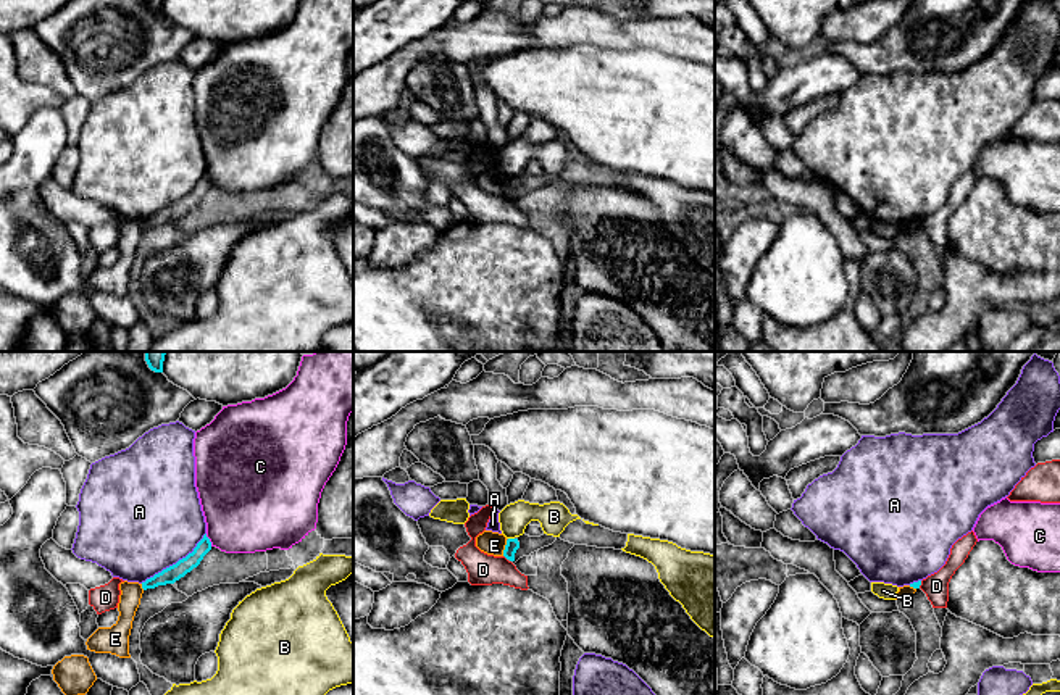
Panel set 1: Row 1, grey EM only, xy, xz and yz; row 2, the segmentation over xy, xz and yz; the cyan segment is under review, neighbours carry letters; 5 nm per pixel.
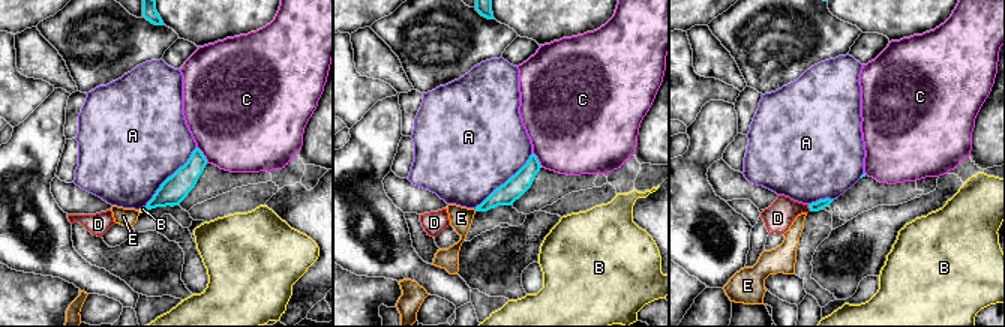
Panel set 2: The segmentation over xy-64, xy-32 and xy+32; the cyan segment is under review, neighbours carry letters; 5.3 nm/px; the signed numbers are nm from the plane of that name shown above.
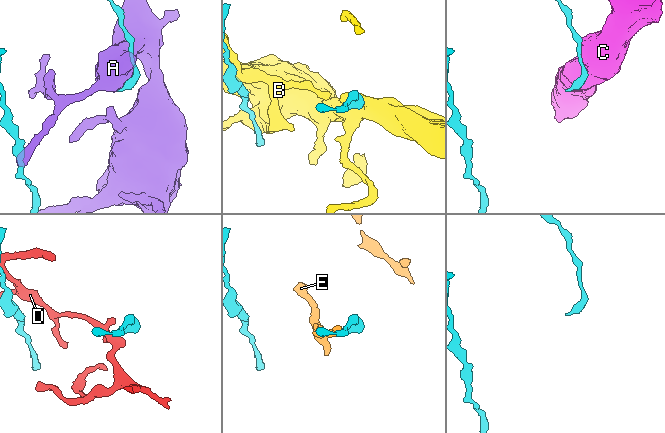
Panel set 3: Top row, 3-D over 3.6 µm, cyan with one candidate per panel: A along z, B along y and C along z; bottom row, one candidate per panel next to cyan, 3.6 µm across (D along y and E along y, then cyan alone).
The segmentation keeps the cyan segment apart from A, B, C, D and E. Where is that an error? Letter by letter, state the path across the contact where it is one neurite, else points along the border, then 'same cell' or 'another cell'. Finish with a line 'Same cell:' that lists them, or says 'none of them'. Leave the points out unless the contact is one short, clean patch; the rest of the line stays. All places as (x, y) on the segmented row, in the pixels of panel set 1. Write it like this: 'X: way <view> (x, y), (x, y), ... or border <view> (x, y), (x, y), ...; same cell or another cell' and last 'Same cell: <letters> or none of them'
A: another cell
B: another cell
C: another cell
D: another cell
E: border xz (507, 541), (502, 555); another cell
Same cell: none of them

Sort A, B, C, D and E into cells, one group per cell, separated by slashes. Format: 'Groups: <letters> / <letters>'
Groups: A / B / C / D / E

